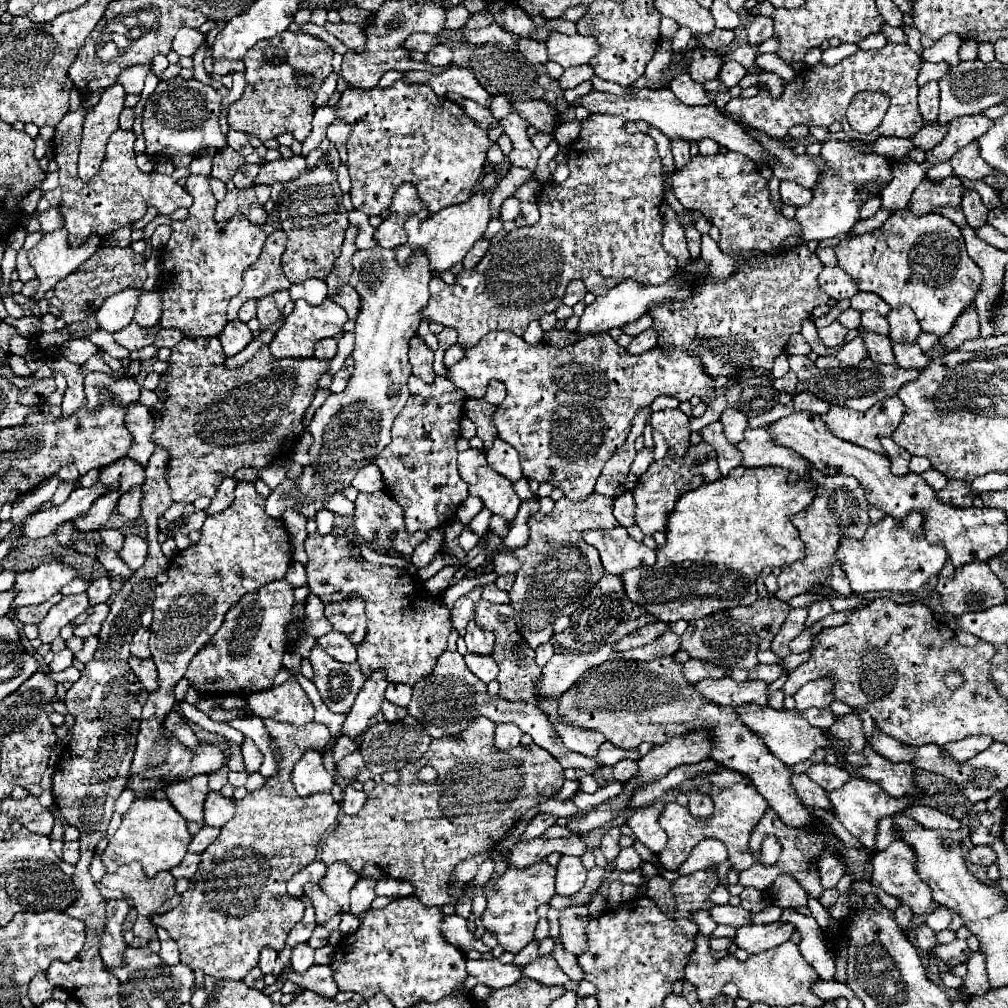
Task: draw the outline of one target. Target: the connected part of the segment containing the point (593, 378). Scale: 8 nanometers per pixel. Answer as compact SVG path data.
M494 330L474 348L468 348L464 358L448 368L446 378L456 388L464 390L466 398L474 400L486 394L488 380L504 382L508 394L494 410L498 438L518 450L526 478L538 482L548 480L556 488L562 488L572 500L582 500L582 496L594 492L594 484L606 460L622 446L632 424L632 414L636 414L640 406L652 404L658 396L672 396L680 402L686 402L692 396L706 396L714 388L714 378L704 372L702 358L692 350L666 350L656 346L642 354L628 354L628 350L606 332L588 336L564 348L556 348L546 342L528 344L516 334Z

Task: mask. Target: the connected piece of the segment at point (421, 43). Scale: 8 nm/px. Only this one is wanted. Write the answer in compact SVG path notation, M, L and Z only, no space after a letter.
M410 34L404 42L406 50L418 50L418 52L428 52L432 46L436 46L436 36L434 34Z

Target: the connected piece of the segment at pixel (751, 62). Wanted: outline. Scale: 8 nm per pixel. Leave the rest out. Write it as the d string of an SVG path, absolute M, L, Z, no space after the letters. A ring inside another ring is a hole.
M744 44L743 46L738 47L735 51L732 51L727 55L722 56L721 60L723 63L730 60L737 61L746 68L748 73L758 73L761 71L761 69L758 68L755 63L757 50L757 46Z

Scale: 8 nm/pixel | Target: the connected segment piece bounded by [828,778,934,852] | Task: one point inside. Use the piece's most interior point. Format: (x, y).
(859, 806)

